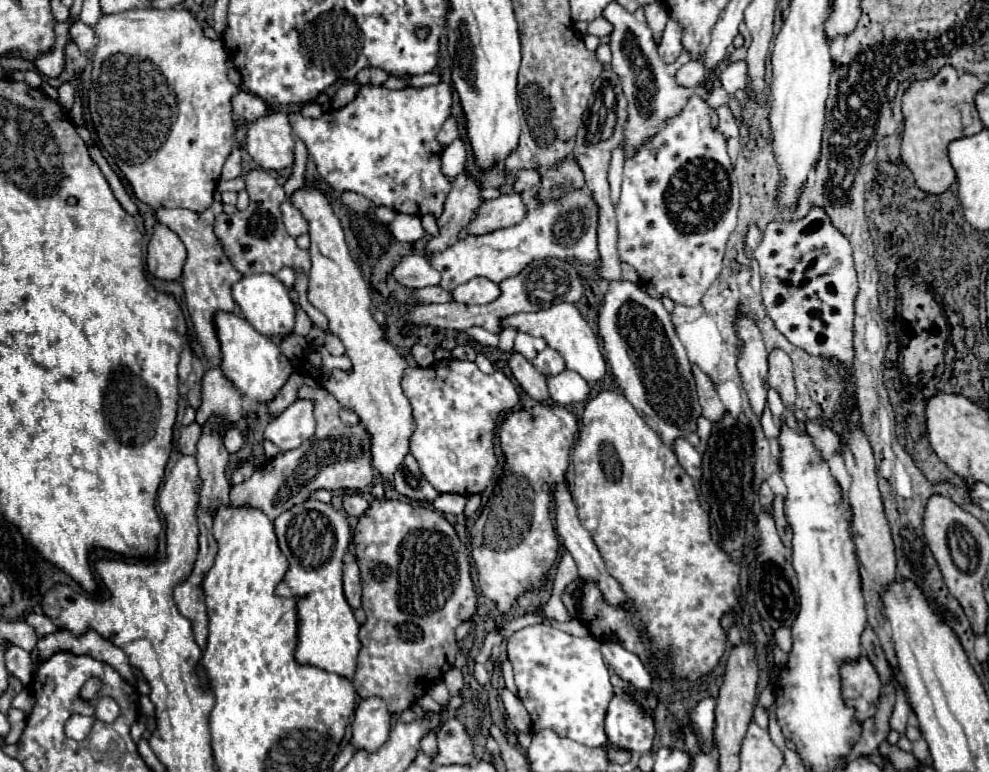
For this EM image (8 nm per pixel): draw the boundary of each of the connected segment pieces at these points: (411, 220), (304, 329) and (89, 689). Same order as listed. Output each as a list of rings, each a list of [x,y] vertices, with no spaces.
[[[398,214],[396,220],[392,222],[392,234],[400,242],[416,242],[424,236],[424,228],[422,228],[418,216]]]
[[[296,304],[296,326],[294,326],[294,334],[300,334],[300,336],[306,336],[308,332],[310,332],[310,328],[312,328],[312,320],[310,320],[310,316],[302,310],[302,306],[300,304]]]
[[[92,677],[82,687],[80,696],[85,700],[90,700],[100,691],[101,686],[101,680],[99,678]]]

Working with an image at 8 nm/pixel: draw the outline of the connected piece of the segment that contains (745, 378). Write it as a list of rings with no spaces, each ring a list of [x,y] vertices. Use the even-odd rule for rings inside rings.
[[[748,316],[738,320],[738,336],[742,340],[742,356],[738,360],[742,384],[754,414],[762,418],[768,398],[768,354],[756,324]]]

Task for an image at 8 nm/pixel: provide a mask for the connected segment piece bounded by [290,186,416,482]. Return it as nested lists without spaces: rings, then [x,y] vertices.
[[[306,186],[298,190],[290,202],[302,212],[310,226],[310,284],[308,284],[308,302],[318,308],[330,322],[330,332],[340,336],[346,346],[346,356],[352,360],[354,368],[350,374],[346,372],[330,372],[324,382],[324,388],[336,396],[336,400],[358,414],[360,422],[370,428],[374,448],[374,468],[380,472],[384,482],[394,480],[394,472],[400,468],[402,460],[410,452],[410,438],[414,434],[416,422],[412,416],[412,406],[402,392],[400,380],[402,372],[408,366],[402,356],[398,356],[396,348],[384,342],[384,332],[372,318],[372,300],[368,294],[368,286],[350,256],[350,250],[344,240],[344,230],[330,208],[330,202],[318,190]]]

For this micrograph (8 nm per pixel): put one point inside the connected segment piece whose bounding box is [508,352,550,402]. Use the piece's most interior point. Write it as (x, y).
(530, 379)

